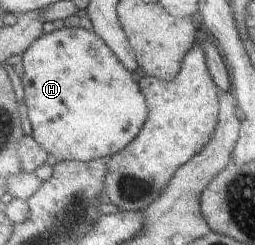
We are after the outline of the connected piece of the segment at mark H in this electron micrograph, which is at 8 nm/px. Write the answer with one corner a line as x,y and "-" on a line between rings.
65,27
45,33
22,55
22,60
24,74
21,79
32,137
58,161
90,163
116,155
129,147
146,125
149,106
138,84
138,77
131,74
94,30

